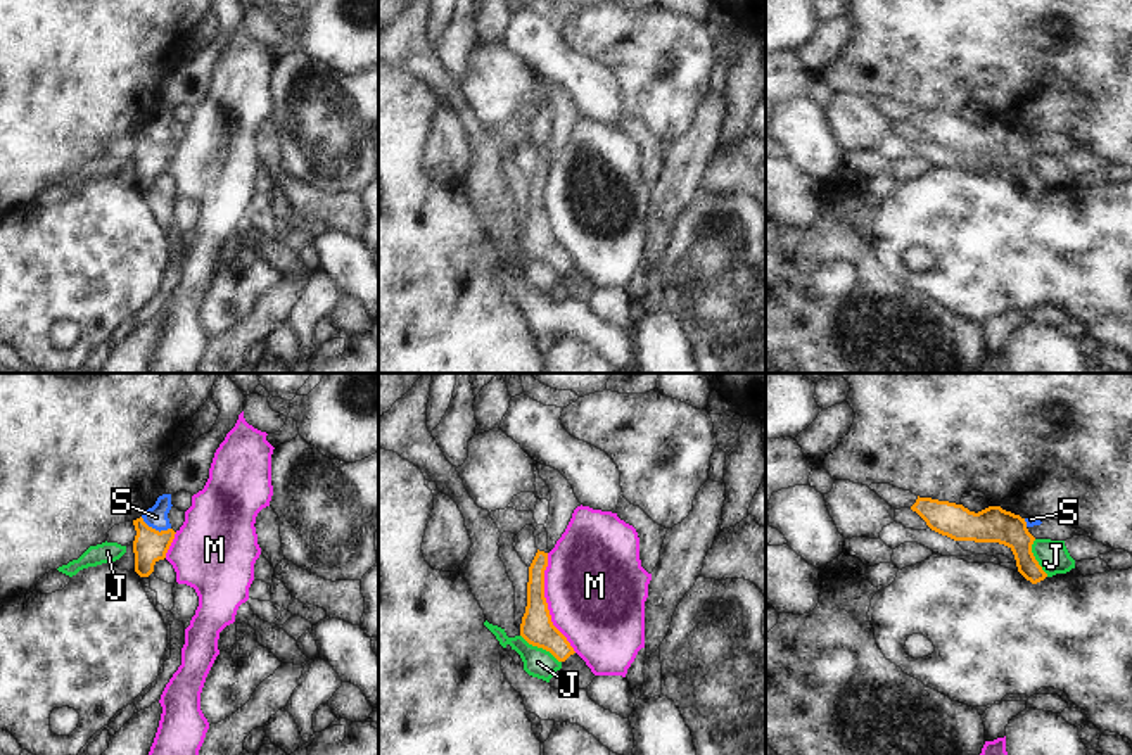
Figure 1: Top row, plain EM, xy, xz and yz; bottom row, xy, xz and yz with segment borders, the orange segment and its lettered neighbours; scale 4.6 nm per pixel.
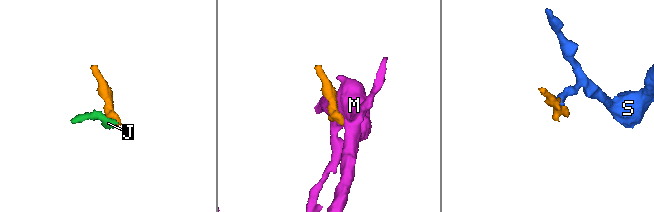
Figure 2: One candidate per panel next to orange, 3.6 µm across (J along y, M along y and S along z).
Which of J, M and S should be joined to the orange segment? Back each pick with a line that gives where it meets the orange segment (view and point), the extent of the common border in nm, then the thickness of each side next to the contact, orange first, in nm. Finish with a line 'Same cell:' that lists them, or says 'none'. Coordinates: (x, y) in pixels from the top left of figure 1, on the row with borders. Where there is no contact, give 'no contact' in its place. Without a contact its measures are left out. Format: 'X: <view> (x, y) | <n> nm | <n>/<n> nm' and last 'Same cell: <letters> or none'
Same cell: none

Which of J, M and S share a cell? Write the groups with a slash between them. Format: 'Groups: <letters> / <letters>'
Groups: J / M / S.

